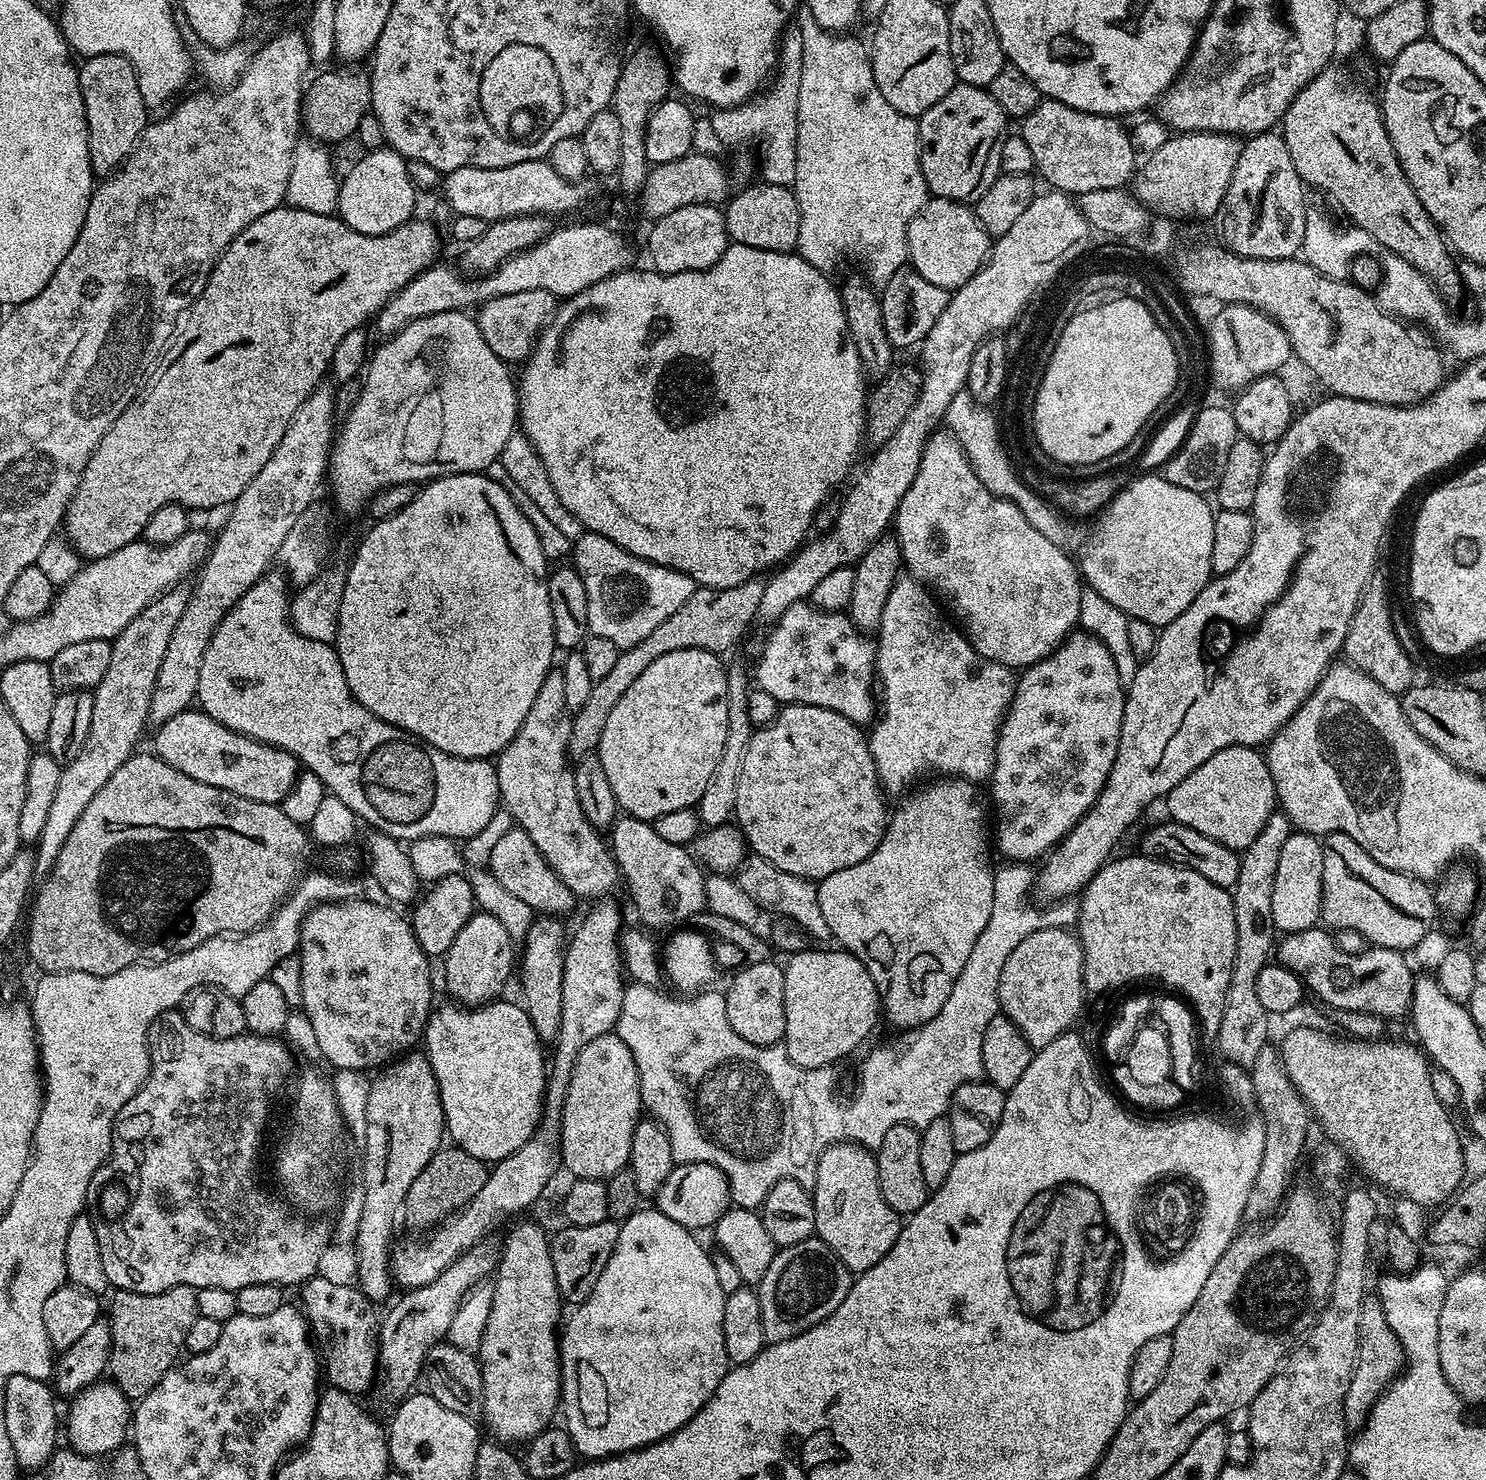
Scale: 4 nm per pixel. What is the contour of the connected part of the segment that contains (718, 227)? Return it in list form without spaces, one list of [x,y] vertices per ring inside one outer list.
[[[715,203],[682,206],[651,227],[648,256],[652,259],[651,267],[658,272],[704,272],[722,258],[730,243],[723,211]]]

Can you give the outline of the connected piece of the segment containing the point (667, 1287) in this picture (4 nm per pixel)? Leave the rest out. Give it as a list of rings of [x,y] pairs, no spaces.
[[[637,1210],[631,1217],[620,1224],[618,1242],[614,1246],[614,1254],[610,1254],[610,1262],[606,1262],[606,1270],[594,1282],[594,1290],[590,1290],[590,1298],[586,1298],[581,1304],[575,1305],[572,1317],[567,1317],[562,1328],[560,1341],[560,1375],[562,1377],[562,1412],[568,1415],[566,1427],[570,1438],[574,1442],[577,1453],[589,1461],[603,1460],[606,1456],[619,1456],[622,1452],[635,1452],[637,1448],[645,1448],[647,1444],[653,1444],[664,1440],[670,1434],[674,1434],[718,1390],[718,1382],[728,1373],[730,1361],[726,1354],[726,1342],[722,1330],[722,1314],[724,1313],[725,1293],[722,1286],[718,1286],[718,1278],[714,1274],[712,1256],[687,1228],[678,1226],[666,1214],[658,1210],[644,1212]]]

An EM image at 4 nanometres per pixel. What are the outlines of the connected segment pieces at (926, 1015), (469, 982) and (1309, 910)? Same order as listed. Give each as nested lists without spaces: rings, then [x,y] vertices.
[[[940,778],[937,784],[932,784],[929,788],[920,788],[913,796],[905,795],[904,801],[900,804],[900,809],[891,813],[888,827],[884,830],[884,837],[880,839],[880,844],[858,866],[850,866],[846,870],[838,870],[838,874],[830,874],[825,880],[816,884],[818,894],[818,907],[822,909],[822,918],[826,918],[828,935],[834,941],[837,940],[839,947],[851,956],[856,956],[866,966],[870,978],[874,978],[874,986],[880,995],[882,1005],[882,1016],[886,1021],[896,1027],[896,1030],[907,1030],[909,1028],[920,1028],[942,1006],[946,1006],[946,998],[950,998],[950,990],[954,990],[954,982],[958,974],[962,974],[962,966],[966,966],[966,958],[970,958],[970,950],[974,950],[974,942],[978,942],[978,934],[986,930],[986,922],[990,922],[990,910],[994,906],[994,863],[988,857],[988,844],[990,848],[990,804],[979,792],[977,785],[971,780],[963,778]]]
[[[477,911],[458,930],[458,938],[454,938],[454,946],[442,958],[444,964],[444,984],[453,1001],[460,1006],[479,1006],[487,1004],[503,993],[514,972],[514,941],[507,934],[506,928],[484,911]]]
[[[1293,831],[1278,854],[1278,874],[1274,878],[1274,922],[1281,933],[1287,934],[1317,927],[1321,919],[1322,843],[1308,832]]]

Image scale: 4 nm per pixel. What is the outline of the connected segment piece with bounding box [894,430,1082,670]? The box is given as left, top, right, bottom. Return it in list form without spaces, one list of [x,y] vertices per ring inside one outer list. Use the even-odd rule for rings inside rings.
[[[943,430],[933,431],[924,453],[920,459],[920,469],[918,470],[910,490],[902,498],[900,508],[896,511],[894,521],[894,532],[900,542],[900,555],[905,569],[910,571],[911,579],[919,580],[925,588],[931,590],[938,597],[939,603],[954,617],[955,623],[959,625],[965,636],[972,644],[972,648],[979,656],[987,660],[993,660],[999,664],[1005,664],[1013,670],[1023,670],[1029,664],[1036,664],[1043,656],[1049,656],[1051,652],[1063,642],[1065,636],[1069,635],[1077,627],[1080,618],[1080,593],[1082,591],[1082,576],[1078,571],[1078,564],[1075,559],[1072,560],[1064,553],[1065,549],[1061,545],[1050,542],[1046,534],[1038,534],[1030,522],[1026,522],[1026,514],[1018,510],[1014,502],[1005,500],[1002,496],[995,496],[974,474],[962,446],[951,431]]]

